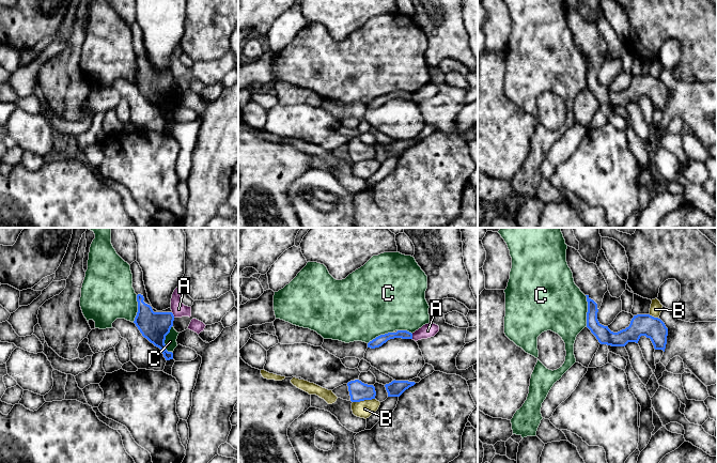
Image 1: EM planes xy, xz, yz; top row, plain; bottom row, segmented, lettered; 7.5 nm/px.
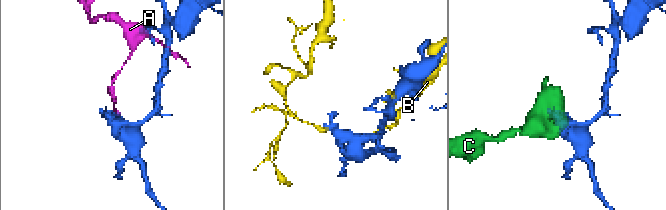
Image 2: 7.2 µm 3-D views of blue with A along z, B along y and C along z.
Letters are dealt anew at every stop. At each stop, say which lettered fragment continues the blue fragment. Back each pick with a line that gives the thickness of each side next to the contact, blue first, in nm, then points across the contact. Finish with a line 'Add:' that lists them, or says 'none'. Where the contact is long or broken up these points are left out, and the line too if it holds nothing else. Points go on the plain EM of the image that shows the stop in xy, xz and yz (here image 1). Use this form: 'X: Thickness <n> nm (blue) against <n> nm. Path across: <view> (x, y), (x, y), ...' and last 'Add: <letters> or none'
Add: none

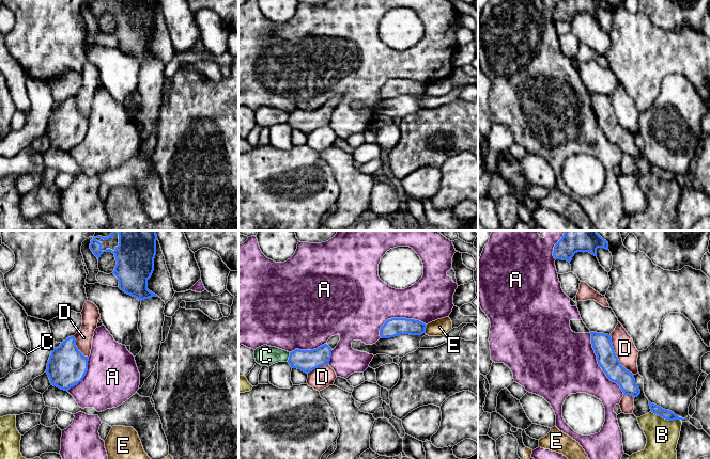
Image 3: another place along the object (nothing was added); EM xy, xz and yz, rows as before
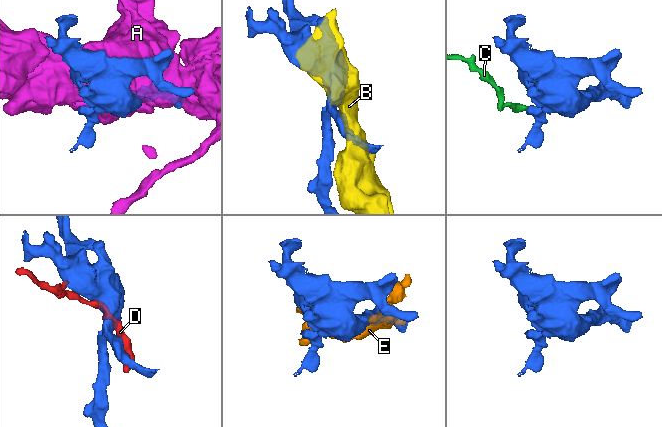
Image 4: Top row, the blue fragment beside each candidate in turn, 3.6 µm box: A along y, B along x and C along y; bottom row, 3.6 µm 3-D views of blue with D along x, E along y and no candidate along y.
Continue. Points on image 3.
Add: none

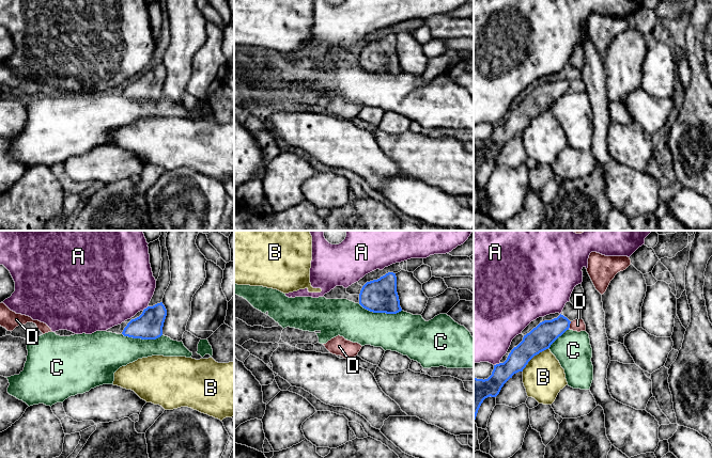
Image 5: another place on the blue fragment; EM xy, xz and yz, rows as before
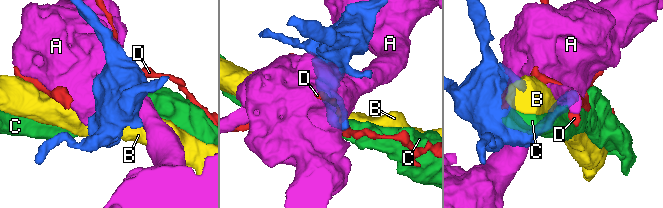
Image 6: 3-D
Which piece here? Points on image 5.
Add: none

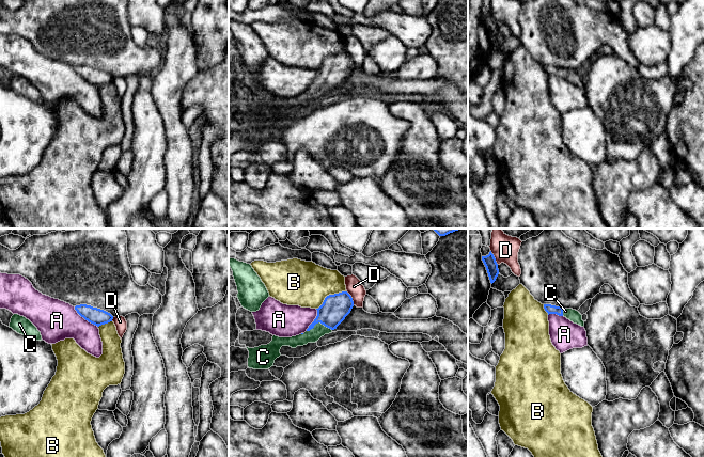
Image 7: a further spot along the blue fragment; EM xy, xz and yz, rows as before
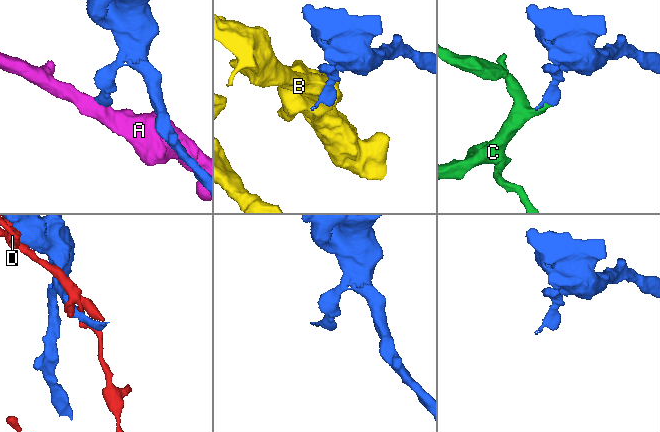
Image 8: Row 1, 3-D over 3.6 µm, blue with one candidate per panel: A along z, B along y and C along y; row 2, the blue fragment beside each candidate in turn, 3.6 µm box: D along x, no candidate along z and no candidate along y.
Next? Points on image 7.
C: Thickness 200 nm (blue) against 100 nm. Path across: xz (334, 69), (318, 82), (319, 91)
Add: C

